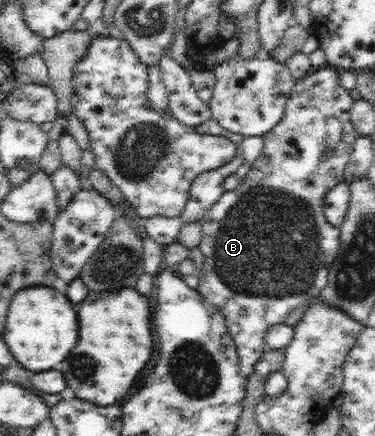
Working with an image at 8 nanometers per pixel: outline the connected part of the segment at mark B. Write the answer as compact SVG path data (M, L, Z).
M333 66L315 68L306 78L298 80L294 88L292 88L292 94L290 94L290 97L286 101L282 120L270 132L263 135L264 149L262 150L262 155L258 157L258 161L254 162L254 165L250 167L246 176L241 178L240 184L233 190L224 191L218 202L200 220L202 232L198 247L205 256L205 263L203 269L198 274L199 285L197 292L206 301L212 302L223 314L227 329L232 335L237 348L241 375L246 378L253 372L255 364L263 355L265 350L265 334L269 326L283 323L295 308L313 302L327 288L328 269L336 260L341 244L340 229L338 226L334 226L327 221L323 213L323 204L327 192L339 182L344 181L345 166L350 160L354 144L359 137L350 120L351 106L354 104L354 101L349 91L340 85L340 74L338 69Z

